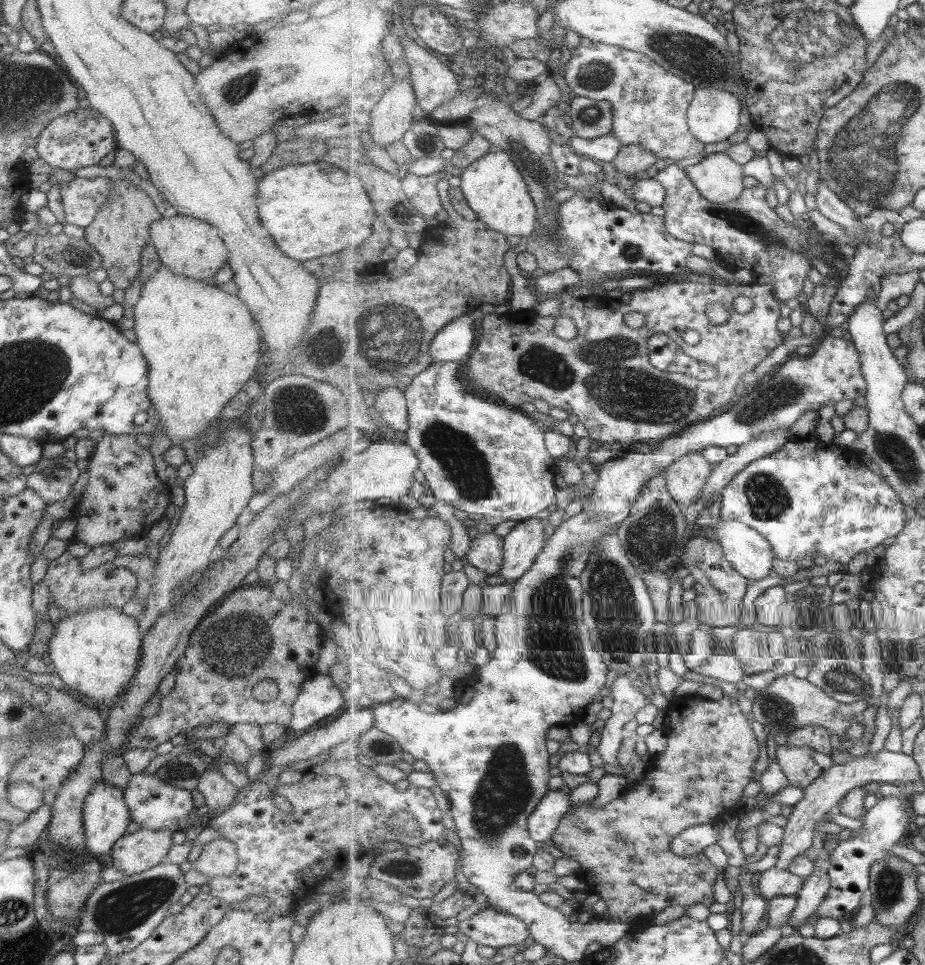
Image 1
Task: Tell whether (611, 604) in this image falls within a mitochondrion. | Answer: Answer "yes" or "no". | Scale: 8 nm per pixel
yes

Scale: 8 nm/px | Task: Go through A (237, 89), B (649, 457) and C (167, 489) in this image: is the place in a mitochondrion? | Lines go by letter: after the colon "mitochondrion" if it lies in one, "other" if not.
A: mitochondrion
B: other
C: other

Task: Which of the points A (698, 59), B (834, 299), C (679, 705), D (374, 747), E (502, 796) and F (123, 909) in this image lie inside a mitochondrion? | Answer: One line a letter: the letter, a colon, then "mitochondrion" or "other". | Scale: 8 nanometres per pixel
A: mitochondrion
B: other
C: other
D: mitochondrion
E: mitochondrion
F: mitochondrion

